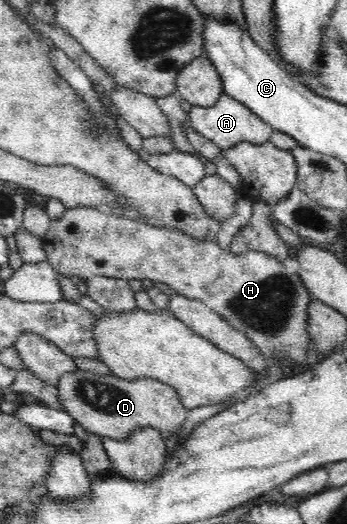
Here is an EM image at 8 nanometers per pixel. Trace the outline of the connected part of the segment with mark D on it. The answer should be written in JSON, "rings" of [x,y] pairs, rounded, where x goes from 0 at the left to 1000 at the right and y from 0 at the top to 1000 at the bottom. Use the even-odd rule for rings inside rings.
{"rings":[[[219,702],[213,712],[193,712],[161,737],[187,784],[254,824],[291,836],[366,840],[398,817],[447,817],[478,842],[496,830],[519,830],[524,813],[542,798],[542,781],[522,767],[519,754],[499,739],[432,721],[395,721],[392,727],[334,718],[288,718],[239,710]]]}

